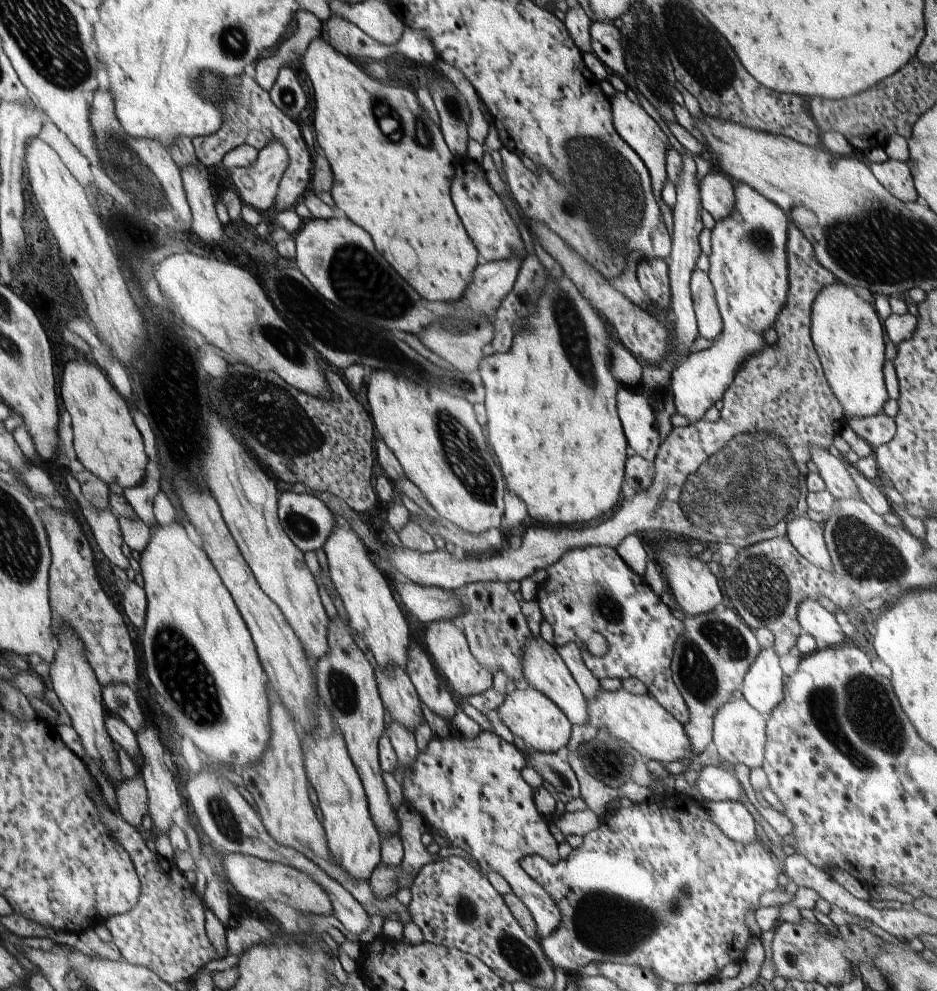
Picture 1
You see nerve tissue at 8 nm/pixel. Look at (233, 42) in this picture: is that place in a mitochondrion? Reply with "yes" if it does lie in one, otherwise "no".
yes

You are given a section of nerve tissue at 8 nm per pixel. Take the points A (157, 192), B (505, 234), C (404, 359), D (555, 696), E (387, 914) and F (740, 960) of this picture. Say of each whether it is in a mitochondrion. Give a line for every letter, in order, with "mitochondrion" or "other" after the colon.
A: mitochondrion
B: other
C: mitochondrion
D: other
E: other
F: other

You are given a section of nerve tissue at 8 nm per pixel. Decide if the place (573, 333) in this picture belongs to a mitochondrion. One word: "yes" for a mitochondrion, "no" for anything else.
yes

